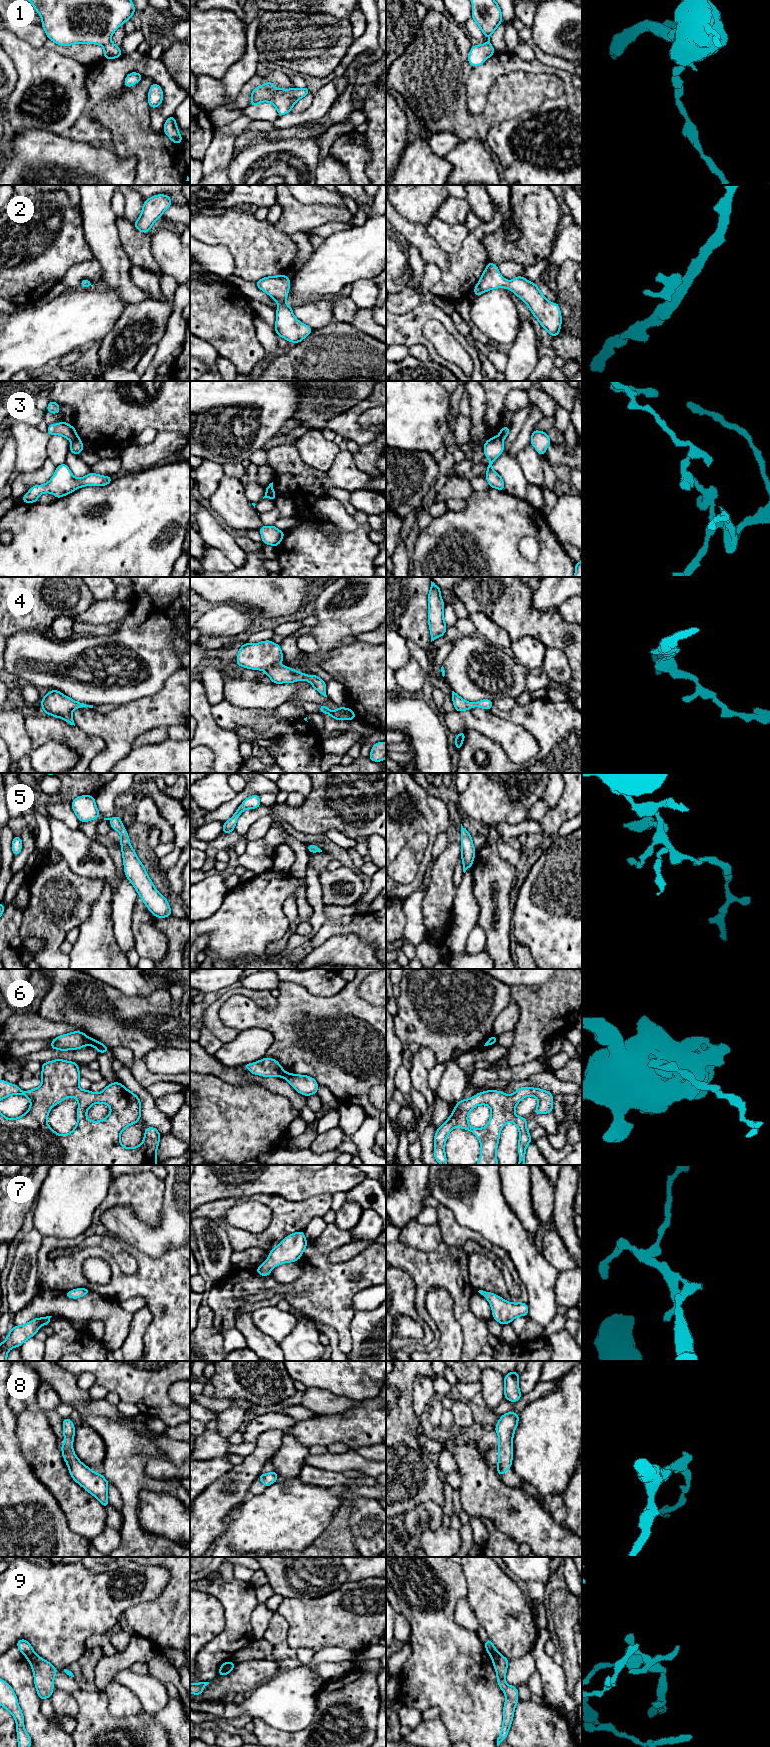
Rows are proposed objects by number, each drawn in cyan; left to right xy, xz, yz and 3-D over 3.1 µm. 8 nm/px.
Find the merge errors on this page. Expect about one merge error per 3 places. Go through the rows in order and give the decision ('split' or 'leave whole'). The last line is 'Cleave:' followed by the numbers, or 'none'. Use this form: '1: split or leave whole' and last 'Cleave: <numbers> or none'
1: leave whole
2: leave whole
3: split
4: leave whole
5: leave whole
6: split
7: leave whole
8: leave whole
9: split
Cleave: 3, 6, 9

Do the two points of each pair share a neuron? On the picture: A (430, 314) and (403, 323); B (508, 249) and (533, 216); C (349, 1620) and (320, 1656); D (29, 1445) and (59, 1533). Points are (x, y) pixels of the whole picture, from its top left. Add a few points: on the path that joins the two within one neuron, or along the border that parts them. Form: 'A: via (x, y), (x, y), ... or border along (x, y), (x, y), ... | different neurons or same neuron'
A: via (423, 314), (410, 323) | same neuron
B: via (518, 248), (533, 233), (533, 226) | same neuron
C: border along (350, 1649), (325, 1647), (316, 1652) | different neurons
D: border along (28, 1464), (36, 1477), (57, 1501) | different neurons

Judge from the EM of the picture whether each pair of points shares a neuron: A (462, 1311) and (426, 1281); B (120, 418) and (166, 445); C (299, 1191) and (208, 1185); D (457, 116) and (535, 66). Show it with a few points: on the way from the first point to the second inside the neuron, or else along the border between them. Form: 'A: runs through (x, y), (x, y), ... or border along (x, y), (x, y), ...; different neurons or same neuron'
A: runs through (461, 1299), (445, 1281), (438, 1281); same neuron
B: border along (158, 432), (177, 432), (179, 434); different neurons
C: runs through (276, 1185), (241, 1185), (231, 1188); same neuron
D: border along (464, 86), (467, 108), (472, 113), (481, 113); different neurons

